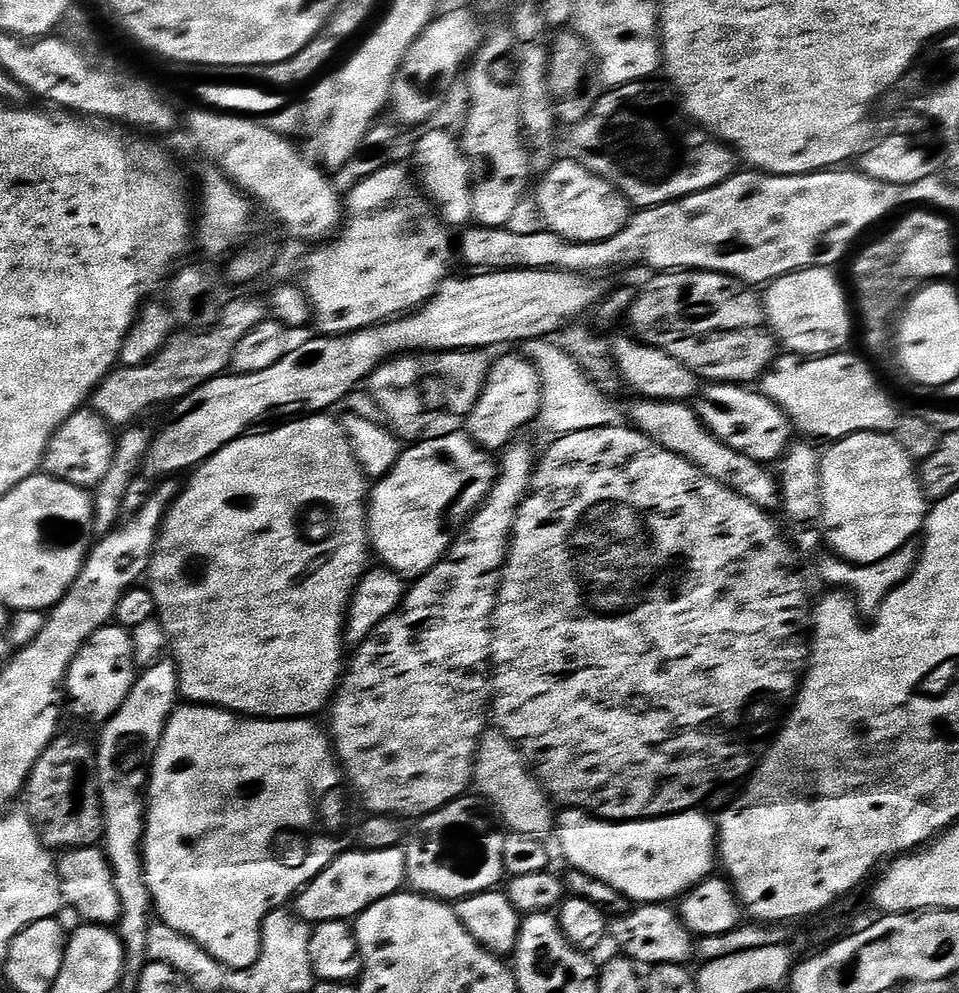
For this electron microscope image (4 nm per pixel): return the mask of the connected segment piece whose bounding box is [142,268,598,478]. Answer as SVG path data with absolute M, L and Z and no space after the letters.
M517 268L515 270L484 270L479 274L468 274L461 280L445 278L438 290L420 305L415 312L397 316L372 328L359 328L356 332L346 332L343 336L316 334L305 344L289 347L288 353L269 369L257 373L225 374L216 376L198 386L188 396L175 401L171 409L172 417L164 424L164 429L152 437L148 454L143 462L143 471L149 477L172 478L175 472L187 473L200 467L204 461L234 442L238 437L255 429L259 420L264 420L273 412L276 416L288 418L297 414L324 414L335 404L340 404L356 387L363 385L368 377L386 360L405 354L420 354L420 351L439 354L453 352L456 348L492 350L495 344L516 344L527 340L539 340L559 333L565 326L579 321L584 311L597 303L595 279L578 272L554 272L551 268Z

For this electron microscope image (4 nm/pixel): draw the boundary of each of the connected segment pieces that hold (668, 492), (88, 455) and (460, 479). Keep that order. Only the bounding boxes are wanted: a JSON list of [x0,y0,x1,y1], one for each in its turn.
[[490,426,810,822],[43,410,117,489],[366,430,498,578]]

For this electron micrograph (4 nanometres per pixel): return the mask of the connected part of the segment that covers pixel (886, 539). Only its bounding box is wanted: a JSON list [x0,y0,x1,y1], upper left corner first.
[820,432,930,566]

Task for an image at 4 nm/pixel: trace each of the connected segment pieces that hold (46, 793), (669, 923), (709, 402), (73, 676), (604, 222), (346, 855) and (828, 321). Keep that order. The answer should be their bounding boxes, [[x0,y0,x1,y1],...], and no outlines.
[[22,735,104,848],[610,904,694,966],[694,383,794,466],[66,626,138,720],[536,159,628,244],[294,847,407,926],[763,268,854,358]]

